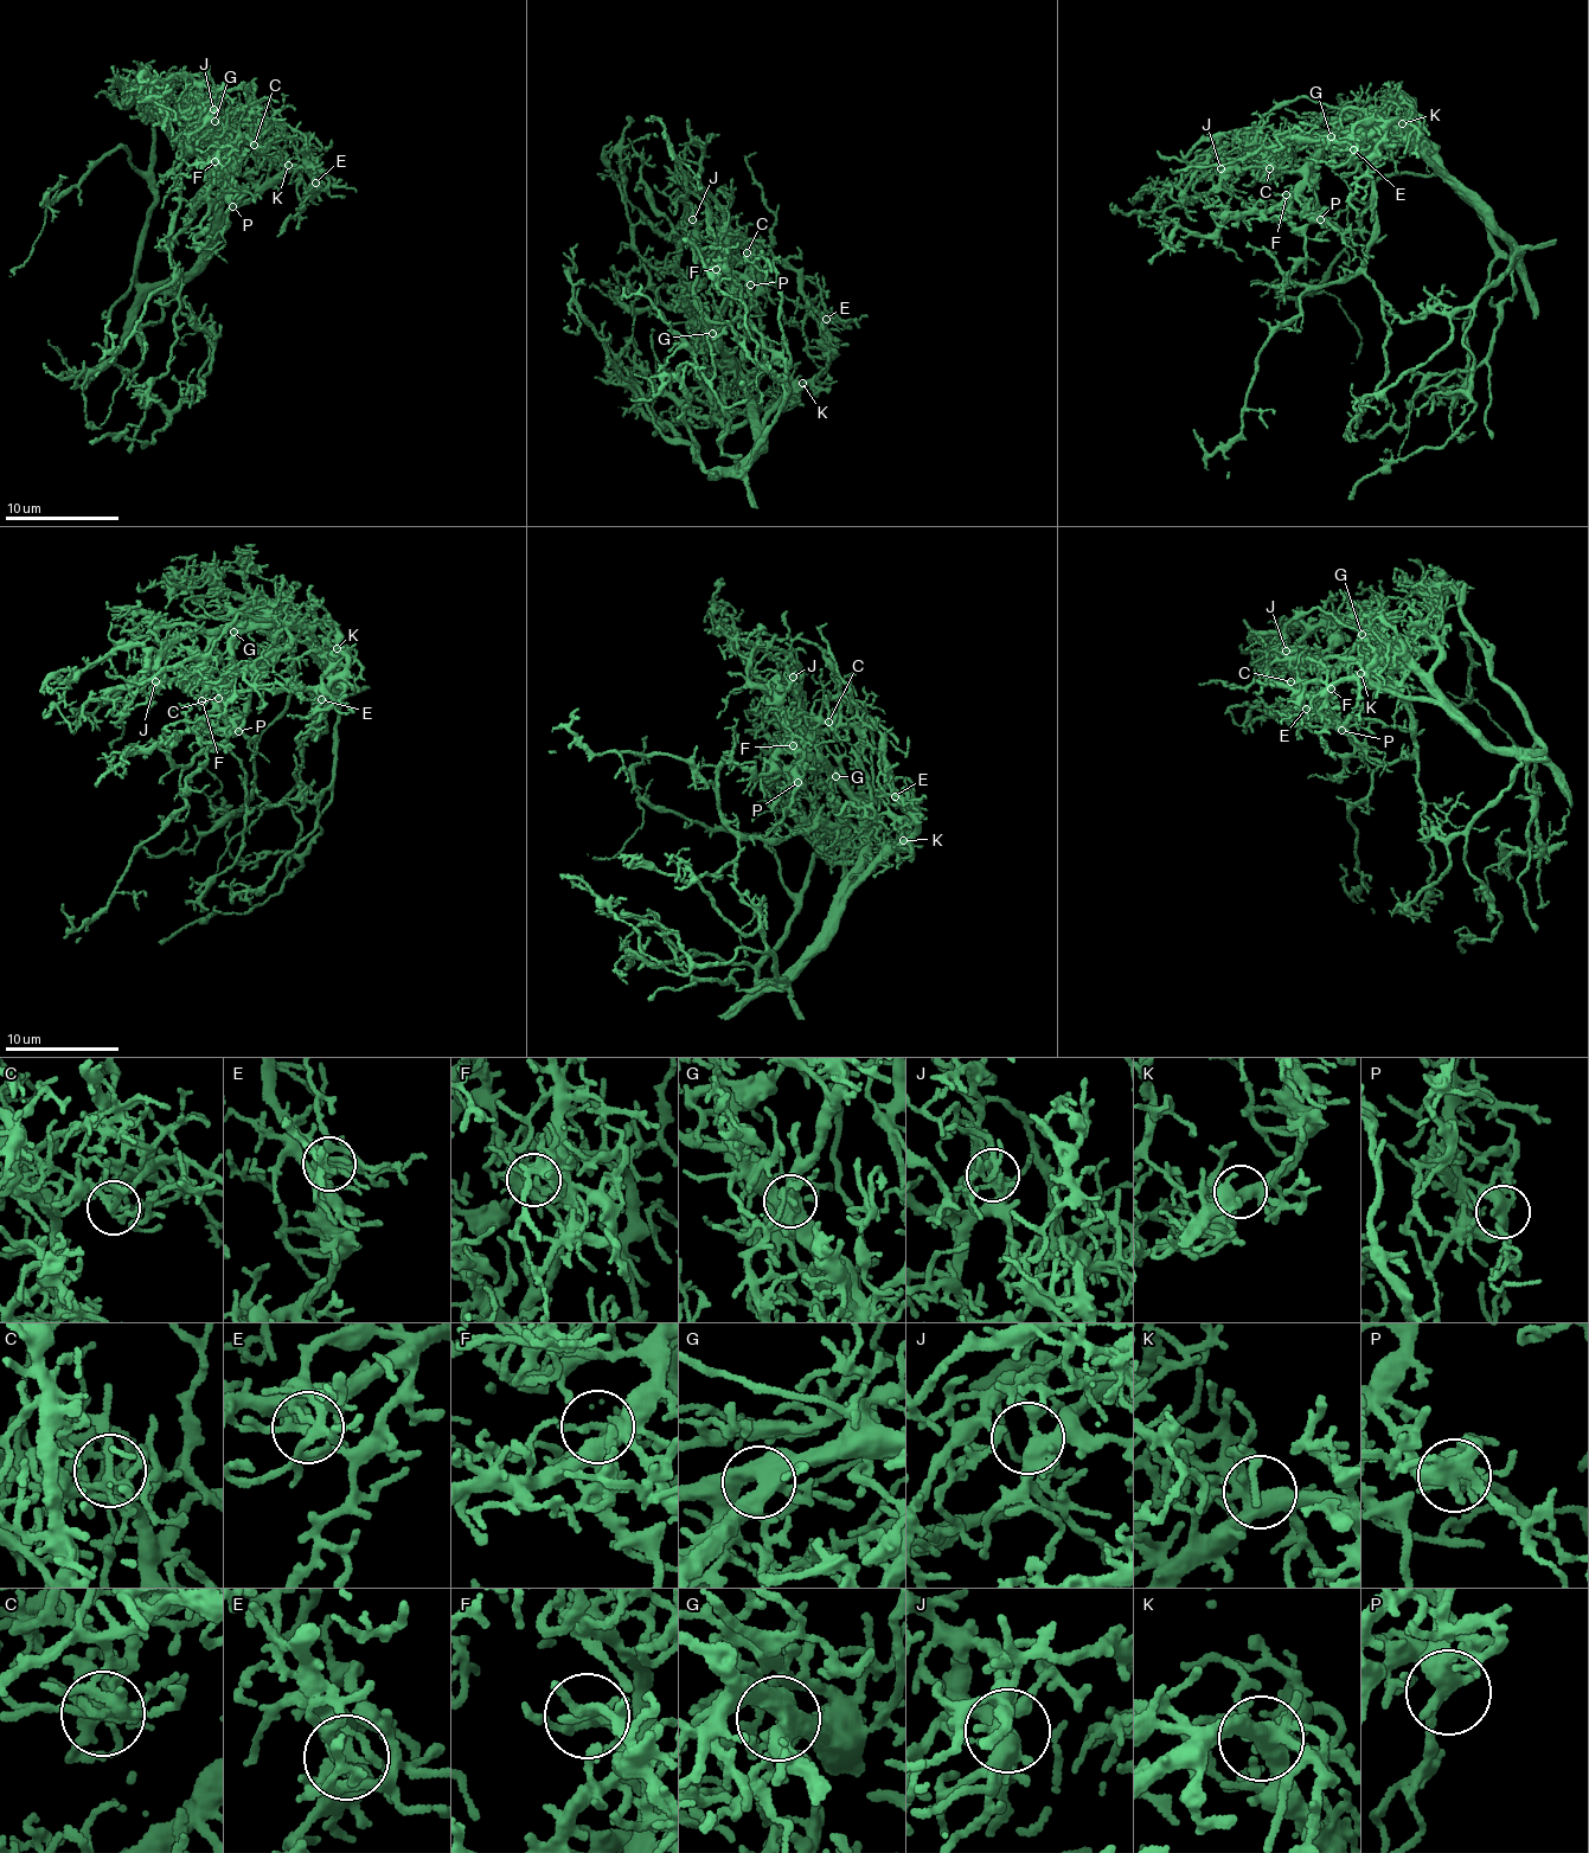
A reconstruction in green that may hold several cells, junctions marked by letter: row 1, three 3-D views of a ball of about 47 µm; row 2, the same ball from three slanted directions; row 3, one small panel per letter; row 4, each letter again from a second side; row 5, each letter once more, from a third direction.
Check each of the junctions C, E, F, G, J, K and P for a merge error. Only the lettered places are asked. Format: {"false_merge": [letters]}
{"false_merge": []}

